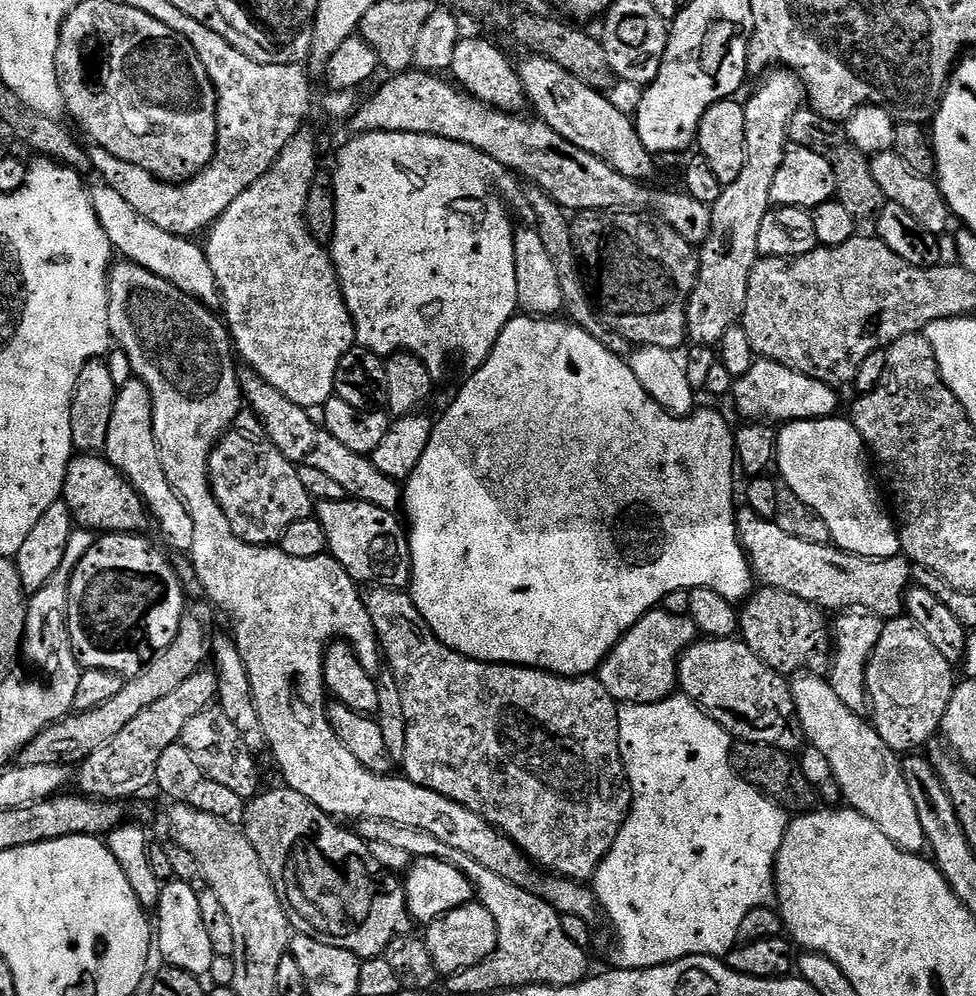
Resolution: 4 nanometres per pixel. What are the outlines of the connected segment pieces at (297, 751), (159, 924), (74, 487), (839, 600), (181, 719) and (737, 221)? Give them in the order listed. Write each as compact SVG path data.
M116 262L113 263L108 273L108 325L110 326L110 334L112 335L115 347L119 351L124 352L126 358L130 360L133 377L143 382L146 390L150 392L150 398L152 399L152 421L154 422L154 442L158 446L158 458L162 458L162 470L166 470L166 478L170 478L170 486L174 486L174 490L182 498L186 510L190 510L190 518L194 521L194 546L190 553L192 565L198 574L203 595L208 595L226 615L232 616L233 630L231 629L231 631L234 633L238 650L242 654L242 662L246 662L246 674L250 674L250 690L254 690L254 706L258 706L258 722L262 722L262 730L268 739L267 751L269 753L272 752L277 766L280 767L281 774L284 775L283 783L287 787L298 790L298 794L302 794L302 798L310 798L310 802L314 802L314 806L318 806L326 815L333 818L343 818L345 821L353 820L353 822L385 820L386 822L394 822L398 826L410 826L414 830L426 830L426 834L434 834L434 838L438 838L438 842L446 842L446 846L450 846L454 850L462 850L462 854L474 858L474 862L486 866L486 870L494 870L494 874L502 874L502 878L506 878L510 882L514 882L518 886L530 890L534 895L540 896L547 904L554 906L557 912L565 916L577 916L589 922L595 921L595 916L598 916L596 894L587 883L579 880L567 880L565 876L545 874L524 855L524 852L510 837L504 835L500 829L495 828L490 822L486 822L486 818L474 814L474 810L466 810L466 806L462 806L458 802L454 802L450 798L446 798L426 786L418 786L414 782L407 780L403 775L396 774L397 776L393 775L391 778L388 776L376 776L370 770L366 770L366 766L362 766L362 762L358 762L358 758L354 754L350 754L350 750L346 750L346 746L342 746L338 734L334 734L330 730L316 732L316 684L318 688L318 670L324 667L325 648L334 640L348 641L348 643L354 646L354 650L362 662L362 666L366 666L366 674L375 677L379 676L382 671L382 649L380 647L380 640L376 637L374 622L370 622L370 614L364 605L361 589L358 587L356 581L350 578L350 574L346 574L346 570L342 570L342 566L333 556L325 554L318 558L290 558L290 554L286 554L279 546L261 546L242 542L236 537L234 530L230 530L230 522L226 522L226 514L222 514L222 506L218 506L218 502L214 498L212 484L208 480L208 455L216 449L216 444L220 441L221 436L227 432L228 427L234 422L236 415L242 411L240 377L238 375L238 367L236 368L237 361L234 359L234 345L232 337L228 334L227 323L215 311L208 309L204 304L199 304L197 300L192 299L191 296L186 295L182 290L178 290L178 286L174 286L170 282L166 282L146 270L142 270L142 266L127 262Z
M178 879L167 881L160 889L160 897L154 909L154 948L164 959L163 963L170 968L186 970L190 974L204 978L208 976L210 966L214 962L214 946L210 946L210 937L206 931L206 925L202 923L202 909L198 906L200 893L195 892L186 882Z
M80 454L68 463L62 502L70 510L73 521L93 534L140 534L150 524L148 509L134 486L100 454Z
M747 506L737 511L736 536L748 556L753 577L763 587L786 590L786 594L794 594L832 614L863 610L885 622L905 615L914 568L903 555L875 560L869 556L843 552L835 546L806 542L786 534L775 520L762 518Z
M201 670L186 678L178 690L154 702L150 710L142 710L142 714L132 719L112 741L94 750L94 754L90 754L90 758L79 765L79 791L98 800L123 801L128 798L124 796L136 796L148 787L151 789L158 770L158 758L162 758L166 746L179 741L182 726L190 722L194 714L206 711L216 700L217 694L218 678L215 671Z
M776 70L768 81L744 104L748 158L742 174L727 185L712 210L712 236L699 249L700 281L688 300L688 334L700 346L719 345L726 330L741 323L750 276L760 256L758 230L773 207L770 190L774 187L784 153L790 147L788 127L806 104L806 89L791 70Z

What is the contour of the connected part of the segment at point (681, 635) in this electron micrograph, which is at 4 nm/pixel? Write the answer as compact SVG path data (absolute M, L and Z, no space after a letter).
M663 610L647 612L629 632L610 650L610 654L598 669L598 679L602 686L620 704L653 704L668 699L677 691L676 667L680 665L680 655L698 639L696 624L691 616L675 616Z

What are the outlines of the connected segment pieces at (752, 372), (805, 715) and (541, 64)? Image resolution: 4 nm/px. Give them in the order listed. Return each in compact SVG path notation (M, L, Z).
M763 358L757 359L756 363L750 366L746 375L739 377L734 384L734 401L736 408L745 417L748 422L791 422L793 420L822 420L832 418L837 415L836 407L839 406L840 400L836 397L837 389L830 384L823 384L806 374L798 374L786 366L782 366L773 360Z
M800 674L791 681L791 685L796 713L802 722L804 739L829 760L832 777L838 782L841 797L846 804L848 800L847 807L853 812L861 812L863 816L870 818L870 822L874 822L874 826L878 826L878 830L882 830L882 834L886 834L886 838L890 838L890 842L898 845L903 852L923 853L926 841L922 830L922 818L918 818L914 798L910 798L910 789L906 786L906 778L900 769L901 757L892 752L890 746L886 746L886 742L882 742L875 728L861 713L851 712L848 709L846 702L842 702L842 698L834 694L832 685L823 675Z
M535 54L519 65L520 81L524 87L524 95L533 108L535 115L548 124L555 132L562 134L566 142L574 142L578 150L586 150L586 154L594 154L594 158L602 158L618 174L637 182L651 181L656 172L653 153L642 146L642 138L638 138L633 117L614 106L609 97L601 89L586 86L586 82L578 82L574 74L562 70L558 62L550 62Z

